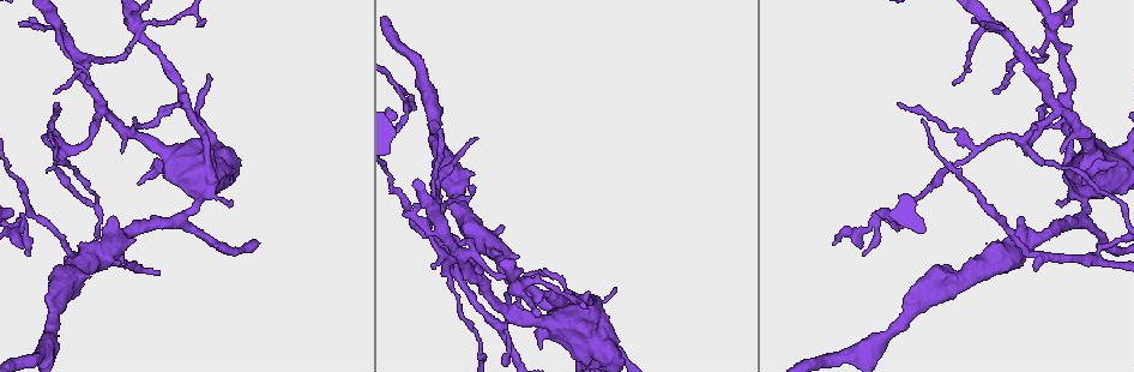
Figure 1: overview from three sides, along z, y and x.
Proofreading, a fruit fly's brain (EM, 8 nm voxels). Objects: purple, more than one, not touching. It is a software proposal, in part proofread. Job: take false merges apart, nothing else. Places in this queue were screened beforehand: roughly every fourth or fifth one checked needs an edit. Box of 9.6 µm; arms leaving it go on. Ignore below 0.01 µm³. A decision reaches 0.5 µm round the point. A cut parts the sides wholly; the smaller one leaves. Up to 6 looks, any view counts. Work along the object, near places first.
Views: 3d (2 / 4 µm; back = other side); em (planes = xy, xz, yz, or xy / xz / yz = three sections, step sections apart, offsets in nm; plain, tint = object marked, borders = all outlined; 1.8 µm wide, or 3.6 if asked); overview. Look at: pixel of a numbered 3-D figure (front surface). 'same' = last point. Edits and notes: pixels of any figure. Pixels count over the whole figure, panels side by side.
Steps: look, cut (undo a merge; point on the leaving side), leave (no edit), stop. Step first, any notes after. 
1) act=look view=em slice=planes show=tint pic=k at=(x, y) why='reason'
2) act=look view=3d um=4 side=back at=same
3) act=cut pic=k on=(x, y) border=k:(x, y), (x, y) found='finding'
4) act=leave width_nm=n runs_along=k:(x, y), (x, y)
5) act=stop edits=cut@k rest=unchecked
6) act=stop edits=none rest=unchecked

act=look view=3d um=2 pic=1 at=(146, 124) why='closes a loop'

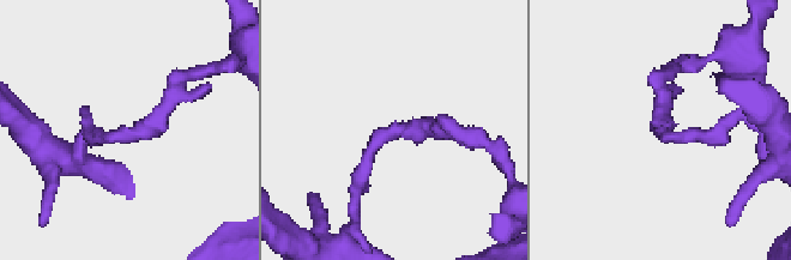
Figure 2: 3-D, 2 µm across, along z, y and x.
act=look view=em slice=xy step=8 show=tint pic=2 at=(391, 129) why='need the tissue'

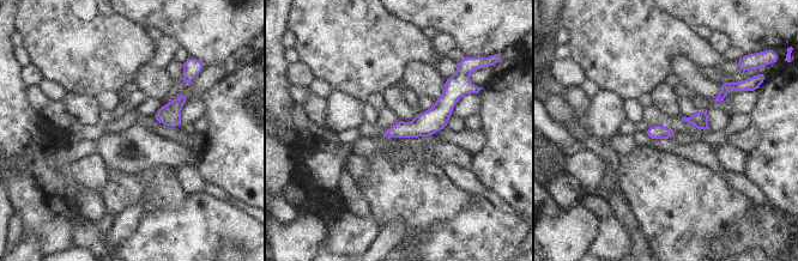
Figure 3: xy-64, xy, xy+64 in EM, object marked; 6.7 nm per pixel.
act=leave runs_along=3:(460, 92), (424, 125), (386, 134) found='one cell here'

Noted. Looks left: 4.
act=look view=3d um=4 pic=1 at=(463, 257) why='looks like a crossing'

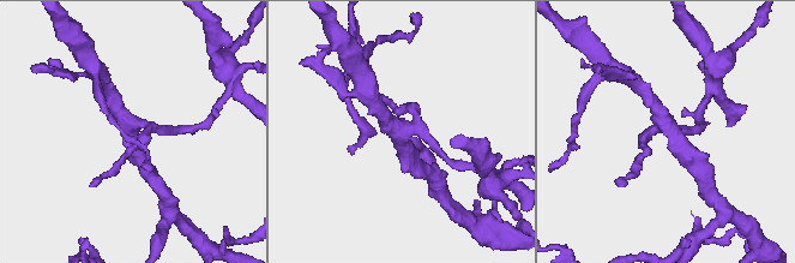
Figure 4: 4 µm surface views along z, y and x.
act=look view=em slice=yz step=8 show=tint pic=4 at=(129, 125) arms=4 why='shape alone is not enough'

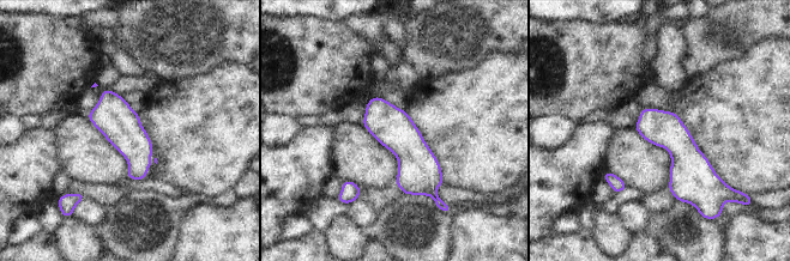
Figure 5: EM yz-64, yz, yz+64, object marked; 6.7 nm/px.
act=leave width_nm=240 runs_along=5:(373, 101), (433, 193) found='all the same cell'

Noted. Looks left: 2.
act=look view=3d um=4 side=back pic=1 at=(1051, 26) why='calibre changes'

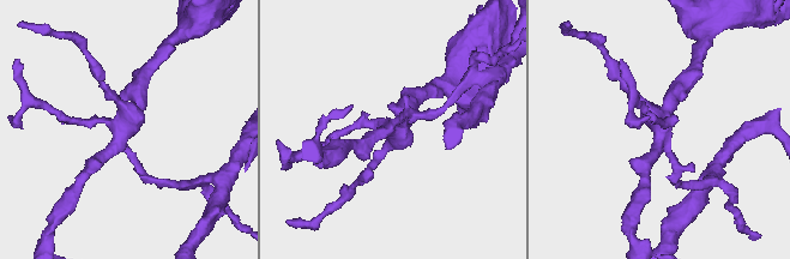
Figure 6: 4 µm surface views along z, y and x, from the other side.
act=look view=em slice=planes show=tint pic=6 at=(384, 128) why='need the tissue'

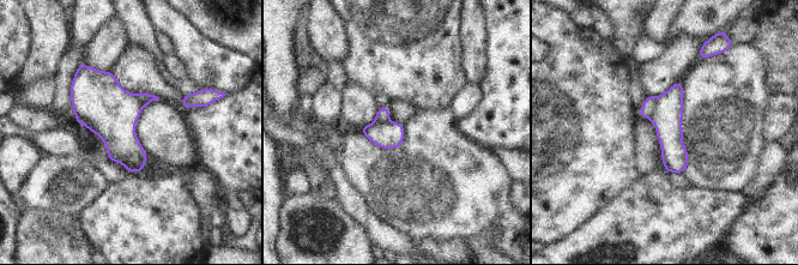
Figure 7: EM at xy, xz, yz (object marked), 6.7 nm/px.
act=cut pic=7 on=(667, 115) width_nm=200 found='a second cell is stuck on'

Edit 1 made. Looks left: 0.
act=stop edits=cut@7 rest=unchecked

